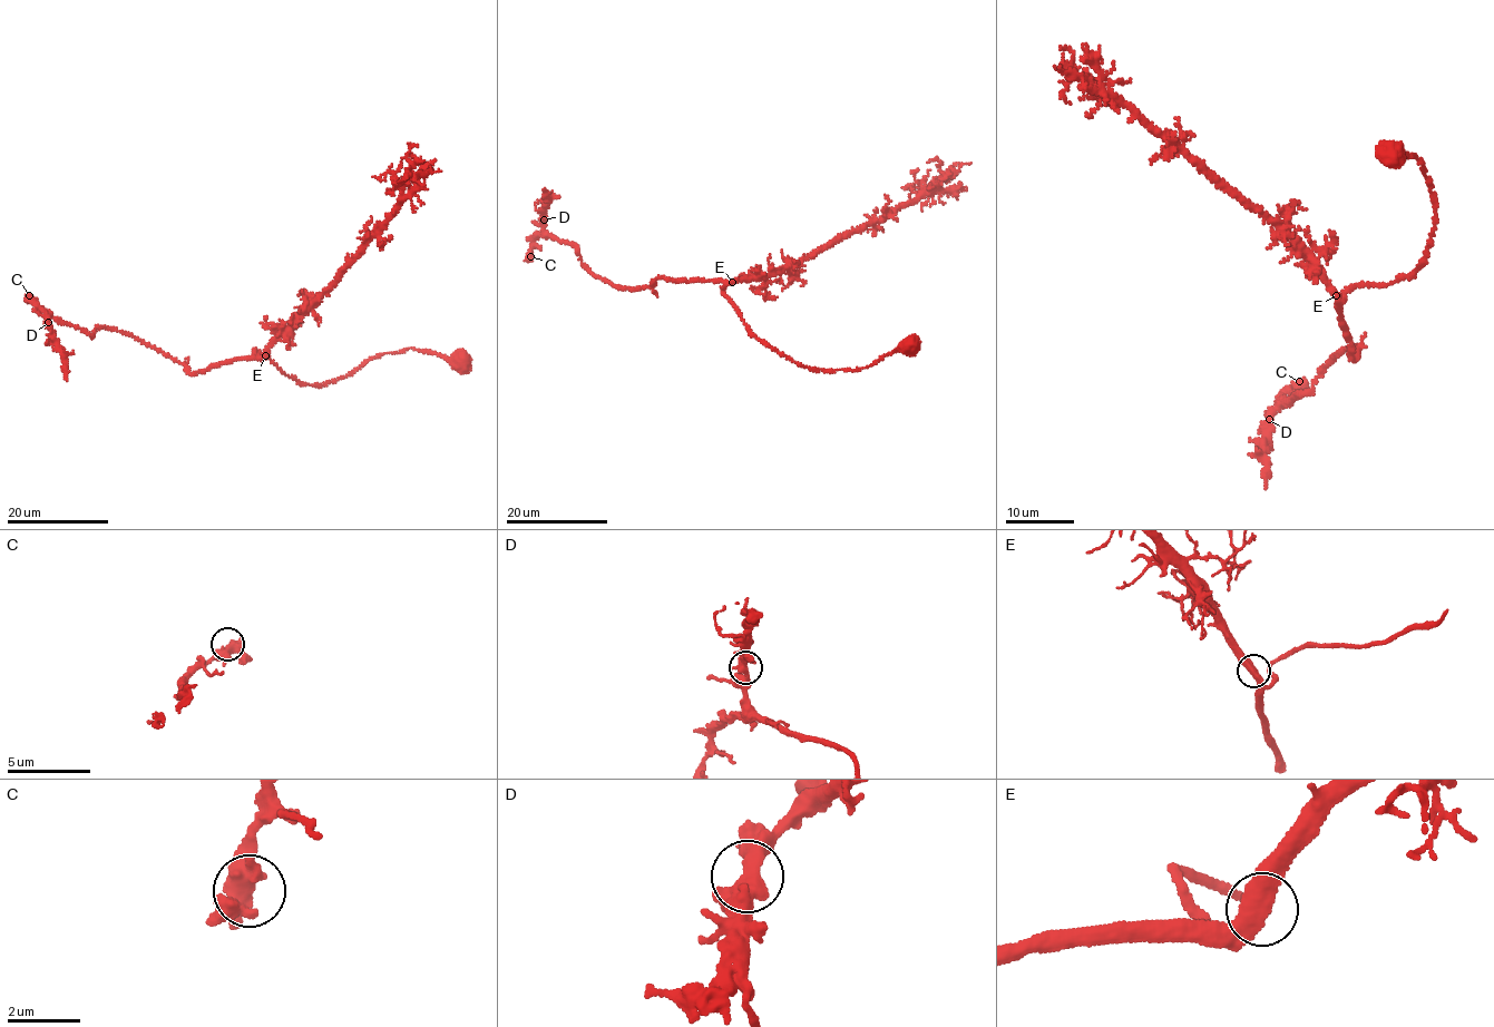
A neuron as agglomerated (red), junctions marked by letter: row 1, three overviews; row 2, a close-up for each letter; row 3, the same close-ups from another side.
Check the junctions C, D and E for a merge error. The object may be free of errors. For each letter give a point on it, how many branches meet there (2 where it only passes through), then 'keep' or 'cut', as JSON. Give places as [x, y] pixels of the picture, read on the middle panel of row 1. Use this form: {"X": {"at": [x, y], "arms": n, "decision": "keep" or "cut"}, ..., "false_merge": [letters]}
{"C": {"at": [530, 256], "arms": 2, "decision": "keep"}, "D": {"at": [544, 219], "arms": 2, "decision": "keep"}, "E": {"at": [732, 282], "arms": 2, "decision": "keep"}, "false_merge": []}

